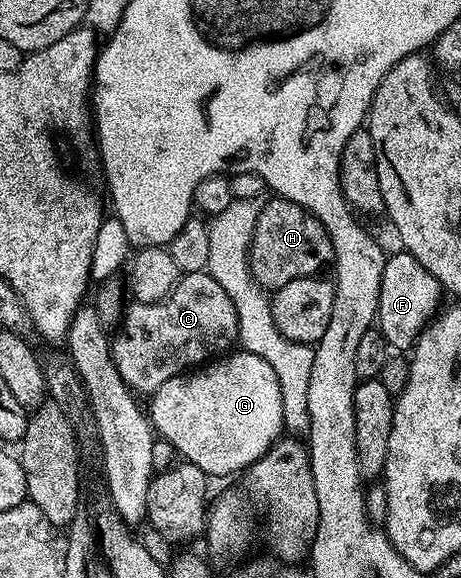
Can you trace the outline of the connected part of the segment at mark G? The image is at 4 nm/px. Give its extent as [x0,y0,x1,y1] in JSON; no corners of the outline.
[148,350,283,477]

